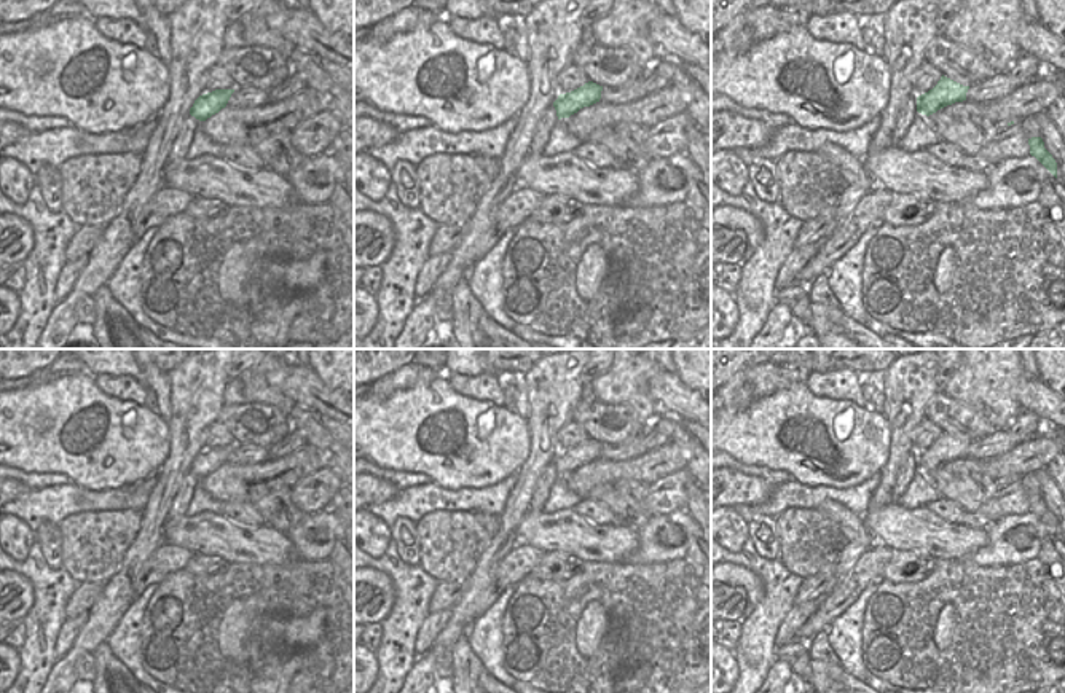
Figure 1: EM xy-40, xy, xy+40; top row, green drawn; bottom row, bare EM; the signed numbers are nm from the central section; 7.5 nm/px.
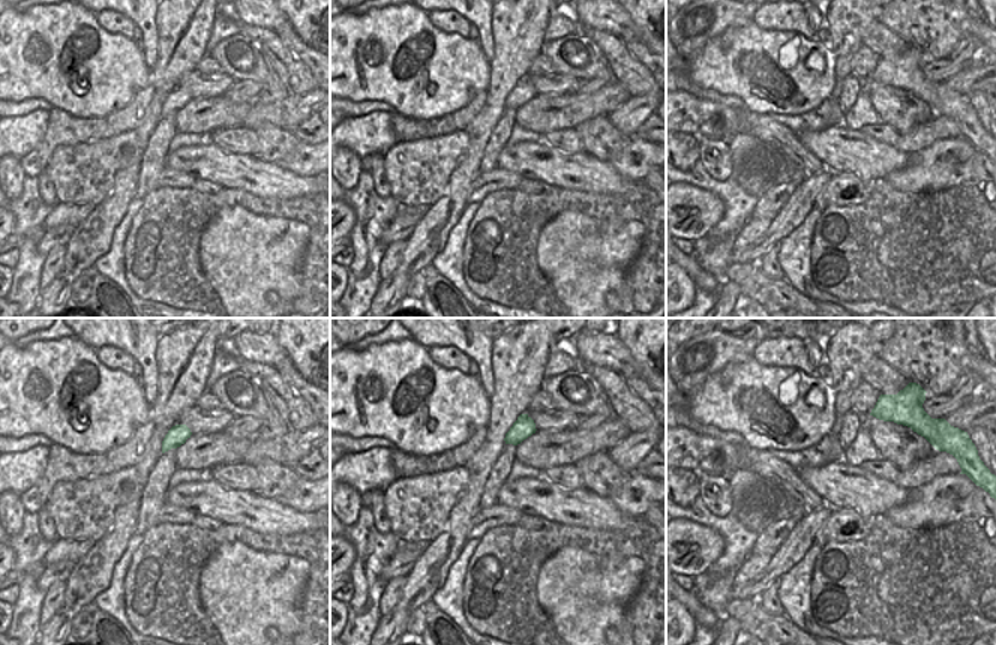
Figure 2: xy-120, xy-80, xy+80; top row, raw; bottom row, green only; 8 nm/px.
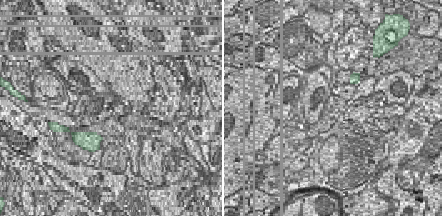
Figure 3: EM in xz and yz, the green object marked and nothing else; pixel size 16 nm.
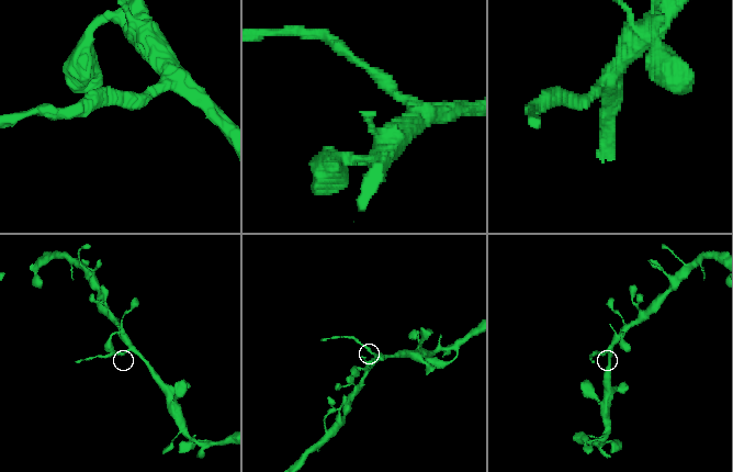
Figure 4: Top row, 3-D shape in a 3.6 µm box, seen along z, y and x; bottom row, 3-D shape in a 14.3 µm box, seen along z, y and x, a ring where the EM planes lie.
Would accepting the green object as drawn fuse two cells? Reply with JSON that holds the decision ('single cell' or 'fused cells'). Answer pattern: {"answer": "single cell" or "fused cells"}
{"answer": "fused cells"}

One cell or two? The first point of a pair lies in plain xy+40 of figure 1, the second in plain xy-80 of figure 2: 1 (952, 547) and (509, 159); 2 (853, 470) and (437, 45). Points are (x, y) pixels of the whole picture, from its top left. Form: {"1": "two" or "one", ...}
{"1": "one", "2": "one"}

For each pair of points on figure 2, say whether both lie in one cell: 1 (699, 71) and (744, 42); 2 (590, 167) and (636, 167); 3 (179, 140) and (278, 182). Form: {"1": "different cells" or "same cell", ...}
{"1": "same cell", "2": "different cells", "3": "different cells"}

